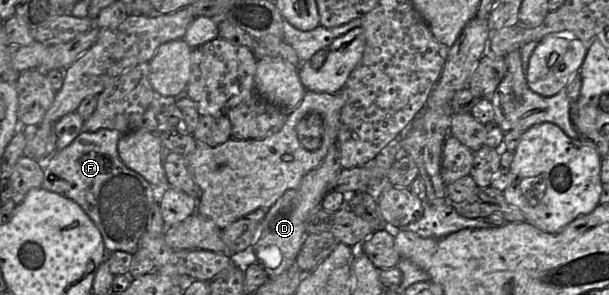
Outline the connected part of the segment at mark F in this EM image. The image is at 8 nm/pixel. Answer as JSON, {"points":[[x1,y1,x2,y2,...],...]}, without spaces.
{"points":[[114,129,95,132,83,130,68,146,54,153,44,170,42,187,78,203,99,229,107,252,118,250,133,254,141,236,147,231,148,216,156,200,156,190,139,173,128,168,118,153,122,133]]}

